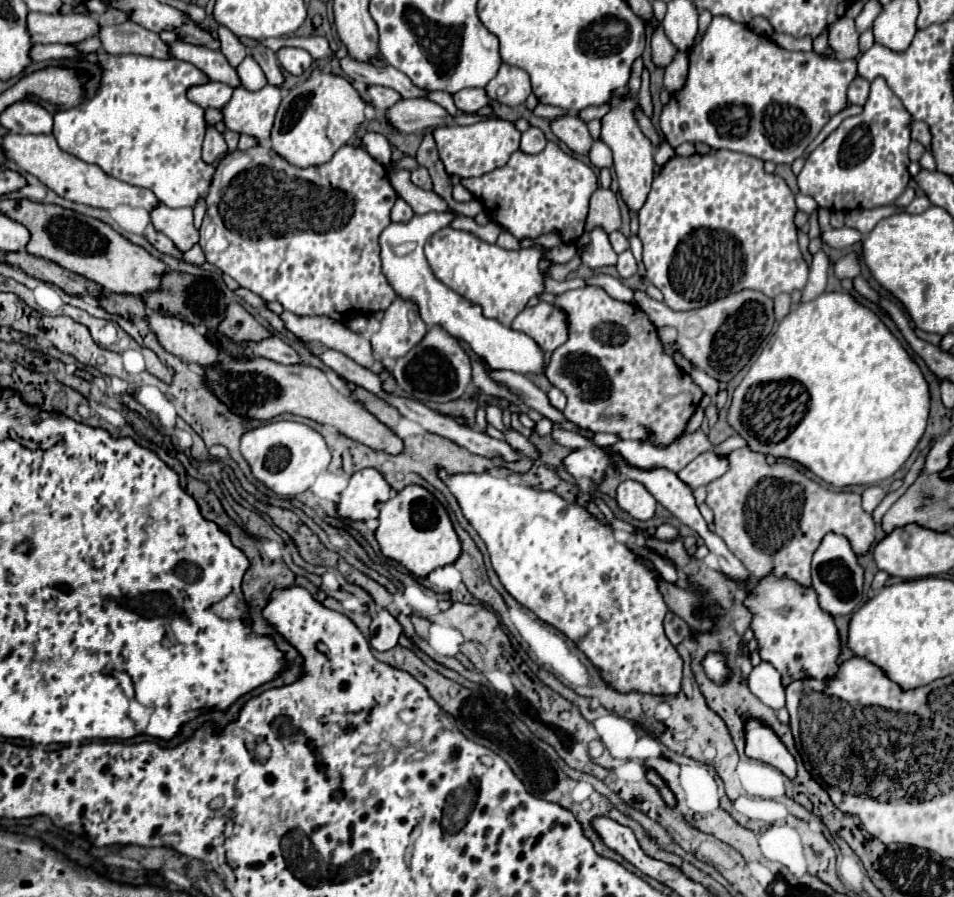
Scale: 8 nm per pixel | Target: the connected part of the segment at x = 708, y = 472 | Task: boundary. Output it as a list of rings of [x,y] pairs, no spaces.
[[[706,451],[698,455],[686,469],[682,469],[678,477],[682,477],[682,481],[686,481],[692,489],[696,489],[700,485],[708,485],[710,481],[722,477],[728,471],[728,467],[730,463],[726,455],[718,455],[716,451]]]

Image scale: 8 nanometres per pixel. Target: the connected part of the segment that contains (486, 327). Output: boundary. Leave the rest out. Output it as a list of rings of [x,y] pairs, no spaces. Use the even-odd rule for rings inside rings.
[[[444,211],[444,213],[426,213],[426,215],[414,215],[410,219],[410,223],[398,225],[392,223],[382,235],[380,235],[380,247],[382,247],[382,271],[388,277],[390,285],[394,287],[394,291],[404,297],[404,299],[412,299],[418,303],[420,309],[420,317],[422,321],[432,327],[432,325],[440,325],[444,327],[452,337],[462,339],[470,345],[470,349],[486,361],[486,365],[490,365],[490,369],[508,369],[514,373],[522,373],[522,375],[530,375],[530,373],[544,373],[546,371],[546,361],[544,361],[544,351],[538,347],[538,343],[530,337],[526,337],[526,333],[518,333],[512,327],[504,327],[502,323],[484,317],[480,305],[474,305],[470,301],[466,301],[462,295],[454,293],[452,289],[448,289],[444,283],[440,283],[434,273],[430,271],[426,257],[422,255],[422,247],[424,243],[432,237],[432,233],[436,233],[438,229],[450,225],[456,219],[456,215],[452,211]],[[410,235],[410,243],[416,243],[416,249],[410,255],[396,255],[392,249],[406,243],[402,241],[404,237],[408,239]]]

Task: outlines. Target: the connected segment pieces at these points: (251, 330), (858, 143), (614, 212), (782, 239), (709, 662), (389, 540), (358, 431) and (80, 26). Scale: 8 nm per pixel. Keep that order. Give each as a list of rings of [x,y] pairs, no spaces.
[[[240,303],[228,305],[228,315],[222,321],[220,331],[234,343],[250,343],[250,341],[258,343],[272,337],[272,333],[264,329]]]
[[[878,77],[872,81],[864,111],[844,119],[840,127],[812,151],[798,175],[798,187],[804,195],[816,199],[818,207],[830,211],[892,205],[910,181],[908,145],[910,113],[906,113],[902,101],[890,91],[886,81]]]
[[[598,187],[590,197],[590,211],[585,222],[585,230],[602,227],[606,233],[620,229],[620,209],[616,195],[610,189]]]
[[[720,149],[708,155],[674,157],[652,183],[646,205],[640,209],[640,241],[644,245],[644,265],[648,279],[664,293],[664,301],[674,311],[698,309],[716,299],[742,289],[754,289],[768,297],[804,289],[808,265],[798,247],[794,193],[778,175],[764,171],[764,161],[744,153]]]
[[[708,653],[706,659],[704,659],[704,669],[706,669],[706,675],[716,681],[718,685],[724,683],[730,675],[730,669],[726,667],[726,657],[722,653]]]
[[[408,485],[404,487],[400,493],[396,493],[396,497],[392,497],[390,501],[386,501],[380,509],[380,517],[378,517],[380,525],[376,529],[376,541],[380,543],[380,549],[386,557],[402,563],[410,573],[414,573],[416,577],[428,577],[434,569],[456,563],[458,557],[462,555],[462,543],[452,527],[450,515],[444,509],[444,505],[424,487],[420,485]]]
[[[262,357],[248,361],[222,361],[216,367],[206,367],[204,377],[230,411],[254,419],[272,419],[280,413],[292,413],[312,419],[322,425],[336,427],[342,435],[368,445],[370,449],[384,451],[388,455],[400,455],[404,451],[402,439],[382,421],[378,421],[366,407],[354,401],[350,395],[338,393],[326,379],[326,375],[310,365],[280,365]]]
[[[28,13],[28,29],[34,43],[80,43],[100,33],[98,21],[84,13]]]

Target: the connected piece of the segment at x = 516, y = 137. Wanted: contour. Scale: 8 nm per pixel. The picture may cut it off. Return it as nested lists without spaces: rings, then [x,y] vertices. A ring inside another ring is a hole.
[[[488,119],[488,121],[478,121],[474,125],[468,125],[468,127],[462,127],[462,125],[436,127],[434,141],[436,141],[438,155],[440,155],[440,161],[444,163],[446,173],[456,179],[470,179],[470,177],[482,177],[506,165],[510,155],[520,145],[520,131],[510,121]]]

